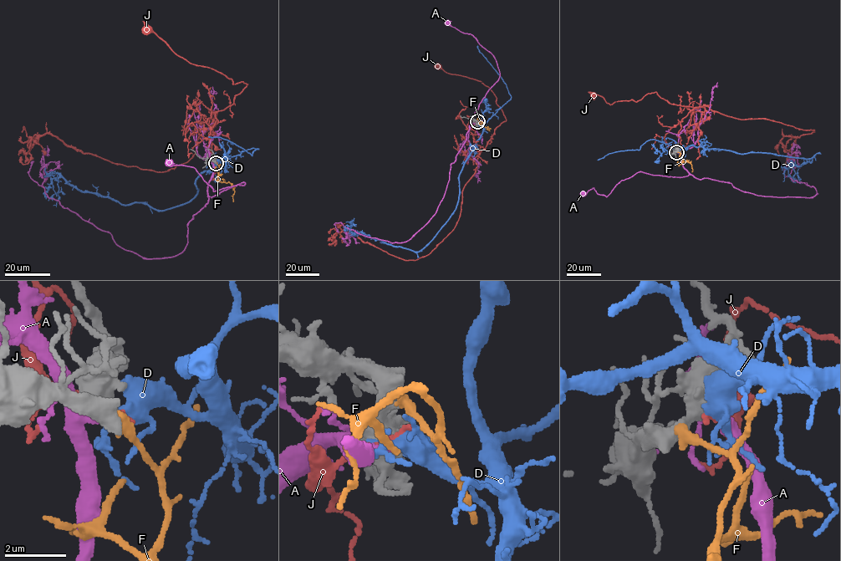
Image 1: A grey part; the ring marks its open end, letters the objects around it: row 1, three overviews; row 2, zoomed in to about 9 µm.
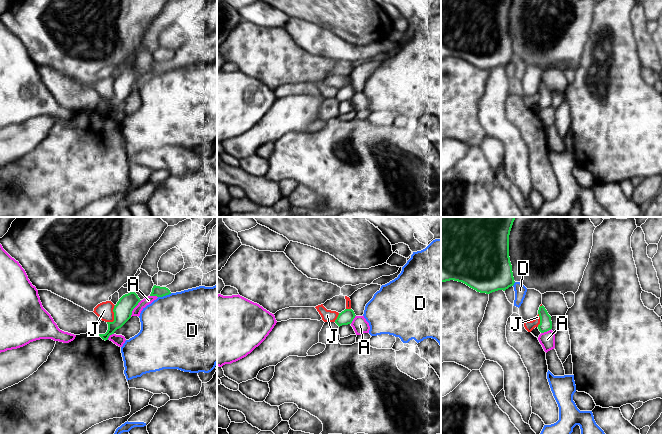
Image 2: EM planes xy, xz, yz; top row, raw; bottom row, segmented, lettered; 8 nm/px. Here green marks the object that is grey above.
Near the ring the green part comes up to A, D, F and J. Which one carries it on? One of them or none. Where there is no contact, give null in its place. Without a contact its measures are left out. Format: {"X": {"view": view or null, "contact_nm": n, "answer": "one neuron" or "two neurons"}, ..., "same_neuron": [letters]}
{"A": {"view": "xy", "contact_nm": 160, "answer": "two neurons"}, "D": {"view": "xy", "contact_nm": 120, "answer": "two neurons"}, "F": {"view": null, "answer": "two neurons"}, "J": {"view": "xy", "contact_nm": 160, "answer": "two neurons"}, "same_neuron": []}

